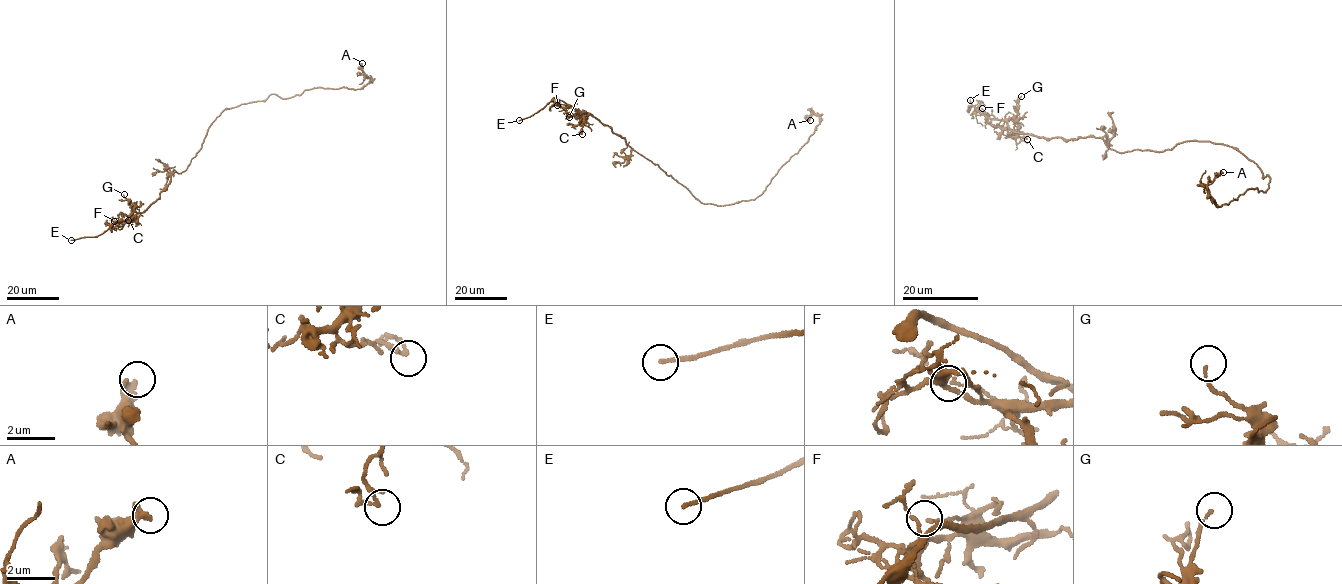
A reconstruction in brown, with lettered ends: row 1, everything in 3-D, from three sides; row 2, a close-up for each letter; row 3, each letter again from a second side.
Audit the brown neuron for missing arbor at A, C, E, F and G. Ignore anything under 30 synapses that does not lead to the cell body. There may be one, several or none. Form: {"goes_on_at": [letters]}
{"goes_on_at": ["E"]}

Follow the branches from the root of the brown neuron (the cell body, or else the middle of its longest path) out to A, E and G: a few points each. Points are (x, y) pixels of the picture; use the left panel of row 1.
A: (208, 128), (227, 108), (270, 94), (282, 98), (320, 87), (361, 88), (370, 80), (362, 63)
E: (208, 128), (200, 149), (185, 170), (174, 173), (166, 189), (147, 208), (114, 222), (96, 236), (71, 240)
G: (208, 128), (200, 149), (185, 170), (174, 173), (166, 189), (146, 209), (137, 212), (124, 194)

